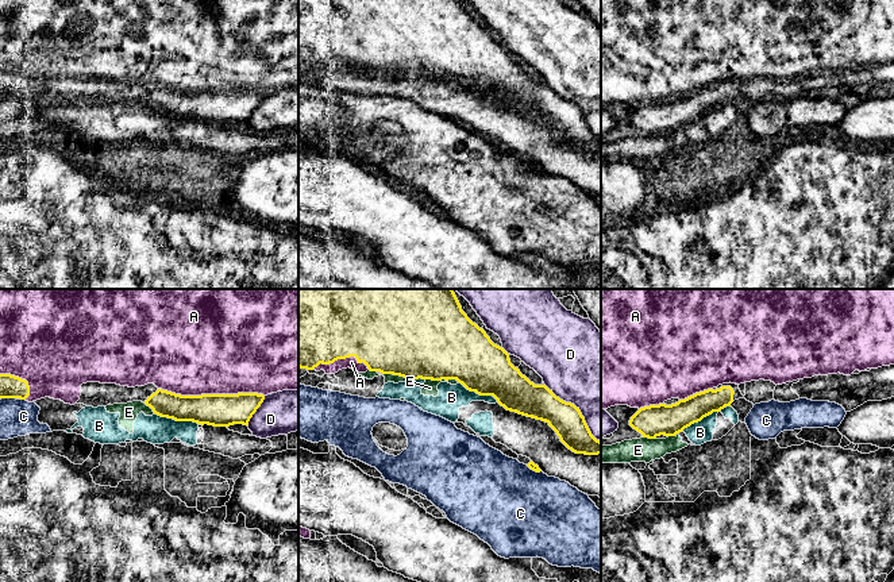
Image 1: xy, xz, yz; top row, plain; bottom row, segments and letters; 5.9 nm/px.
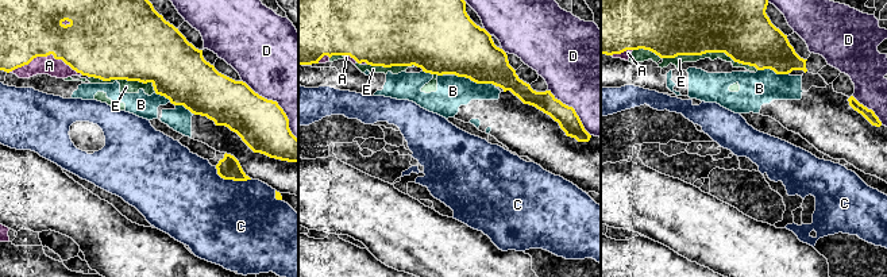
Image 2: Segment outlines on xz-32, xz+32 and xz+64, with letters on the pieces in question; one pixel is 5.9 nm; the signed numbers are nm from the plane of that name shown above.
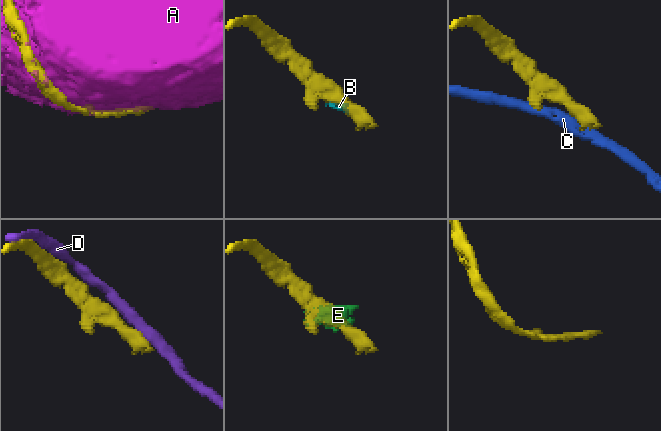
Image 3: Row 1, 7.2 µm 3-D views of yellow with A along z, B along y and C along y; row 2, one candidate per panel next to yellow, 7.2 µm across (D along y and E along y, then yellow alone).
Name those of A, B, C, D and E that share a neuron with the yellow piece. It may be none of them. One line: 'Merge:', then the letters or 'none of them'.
Merge: none of them

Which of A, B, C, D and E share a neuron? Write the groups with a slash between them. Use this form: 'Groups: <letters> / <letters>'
Groups: A / B E / C / D

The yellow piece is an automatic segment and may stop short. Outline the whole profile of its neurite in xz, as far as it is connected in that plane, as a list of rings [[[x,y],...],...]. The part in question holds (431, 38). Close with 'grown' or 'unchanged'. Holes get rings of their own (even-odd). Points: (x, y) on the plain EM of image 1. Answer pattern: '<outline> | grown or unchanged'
[[[298,0],[298,65],[313,68],[320,61],[330,62],[350,54],[355,54],[358,61],[363,59],[370,69],[382,72],[408,77],[456,77],[470,89],[493,93],[506,108],[546,119],[573,150],[601,151],[601,139],[591,132],[579,105],[523,73],[510,61],[509,51],[467,15],[459,0]]] | unchanged

